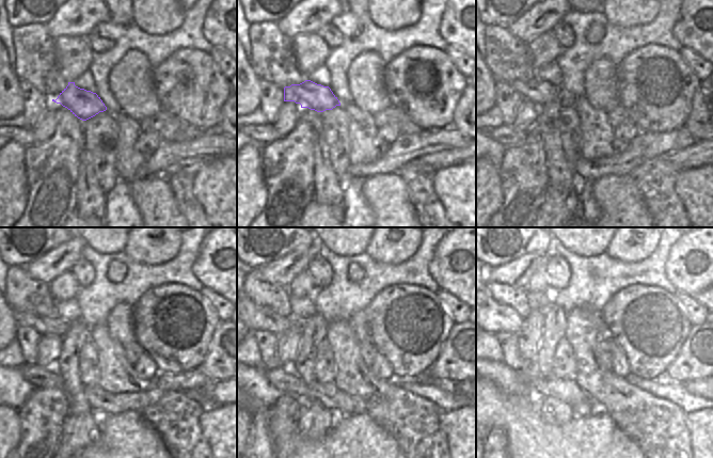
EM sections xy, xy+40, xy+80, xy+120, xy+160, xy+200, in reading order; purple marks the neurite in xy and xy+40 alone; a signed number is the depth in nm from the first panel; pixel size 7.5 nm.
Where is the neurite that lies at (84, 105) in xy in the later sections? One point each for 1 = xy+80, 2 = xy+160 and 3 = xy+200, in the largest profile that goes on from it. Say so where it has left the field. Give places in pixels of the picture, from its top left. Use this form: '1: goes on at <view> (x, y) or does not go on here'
1: goes on at xy+80 (539, 92)
2: goes on at xy+160 (258, 317)
3: goes on at xy+200 (497, 317)

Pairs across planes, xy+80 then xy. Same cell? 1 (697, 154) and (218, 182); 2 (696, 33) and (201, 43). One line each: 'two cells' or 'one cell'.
1: two cells
2: two cells

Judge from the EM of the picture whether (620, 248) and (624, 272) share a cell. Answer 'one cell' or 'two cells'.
two cells

